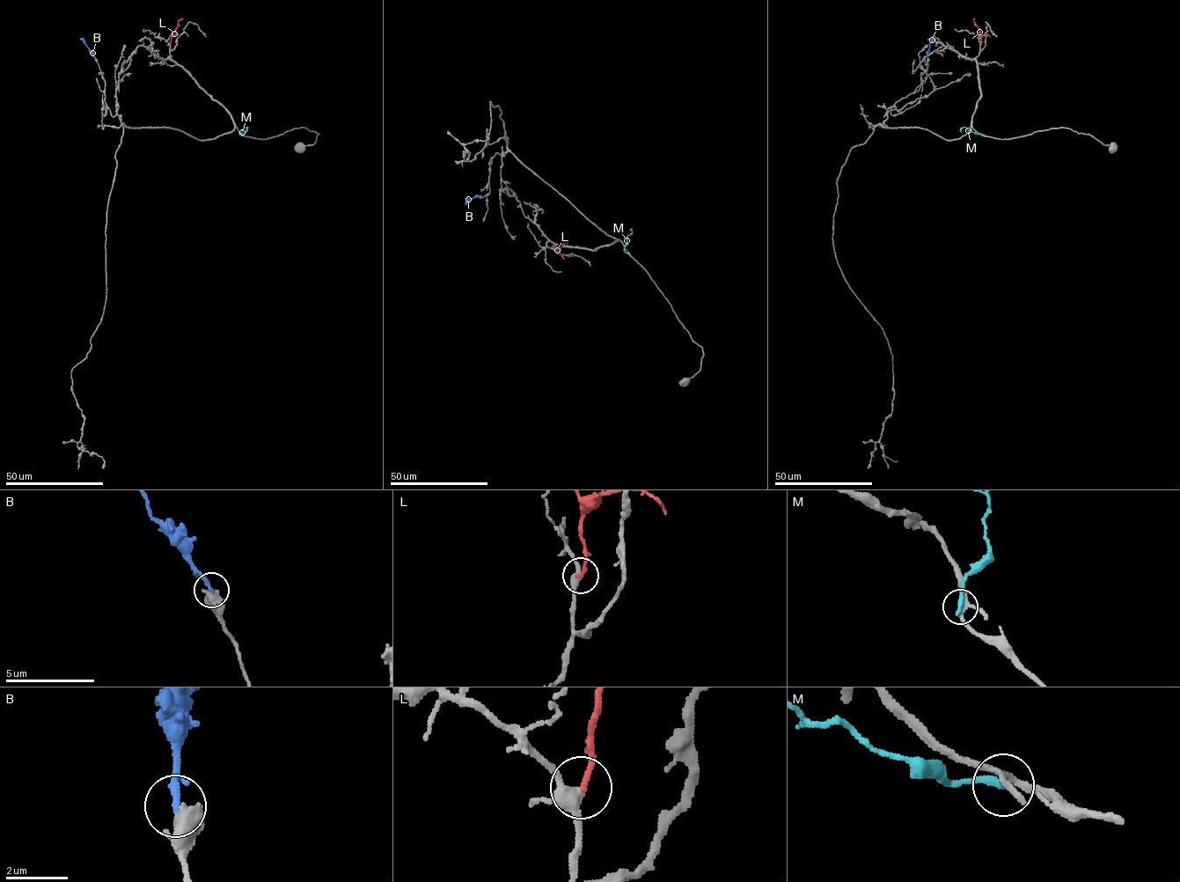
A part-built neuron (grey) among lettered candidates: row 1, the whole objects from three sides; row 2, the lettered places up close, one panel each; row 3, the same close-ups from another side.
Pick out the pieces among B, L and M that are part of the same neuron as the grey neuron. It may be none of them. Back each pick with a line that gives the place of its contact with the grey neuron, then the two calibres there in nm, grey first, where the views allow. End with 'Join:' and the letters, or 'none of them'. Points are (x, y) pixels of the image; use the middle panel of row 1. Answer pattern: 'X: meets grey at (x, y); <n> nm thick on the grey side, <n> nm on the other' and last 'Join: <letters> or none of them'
L: meets grey at (554, 249); 280 nm thick on the grey side, 200 nm on the other
Join: L

